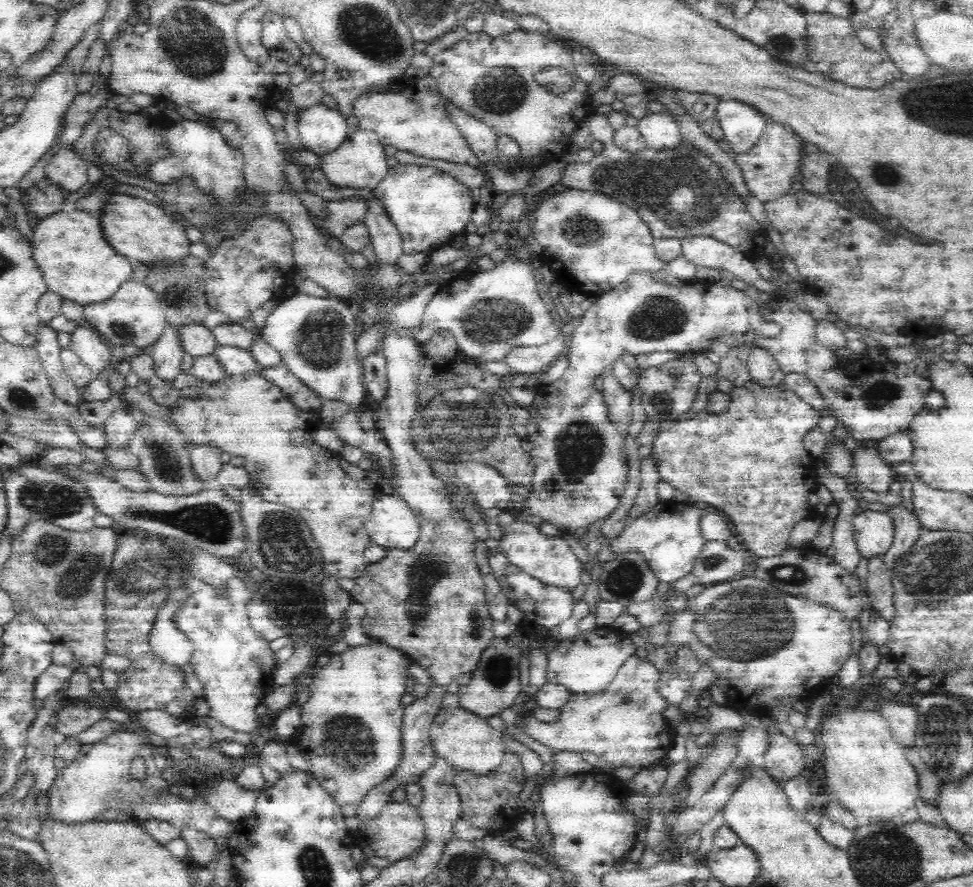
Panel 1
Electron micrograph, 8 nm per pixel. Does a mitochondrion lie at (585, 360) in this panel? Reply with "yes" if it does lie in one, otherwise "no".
no

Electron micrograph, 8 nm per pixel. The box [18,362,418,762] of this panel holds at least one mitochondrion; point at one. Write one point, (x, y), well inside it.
(76, 572)

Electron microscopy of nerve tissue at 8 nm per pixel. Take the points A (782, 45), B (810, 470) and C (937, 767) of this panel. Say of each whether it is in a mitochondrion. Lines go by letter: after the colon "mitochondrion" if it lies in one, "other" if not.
A: mitochondrion
B: other
C: other

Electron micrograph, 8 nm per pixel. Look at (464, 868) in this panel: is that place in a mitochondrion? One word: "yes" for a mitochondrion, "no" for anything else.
yes

